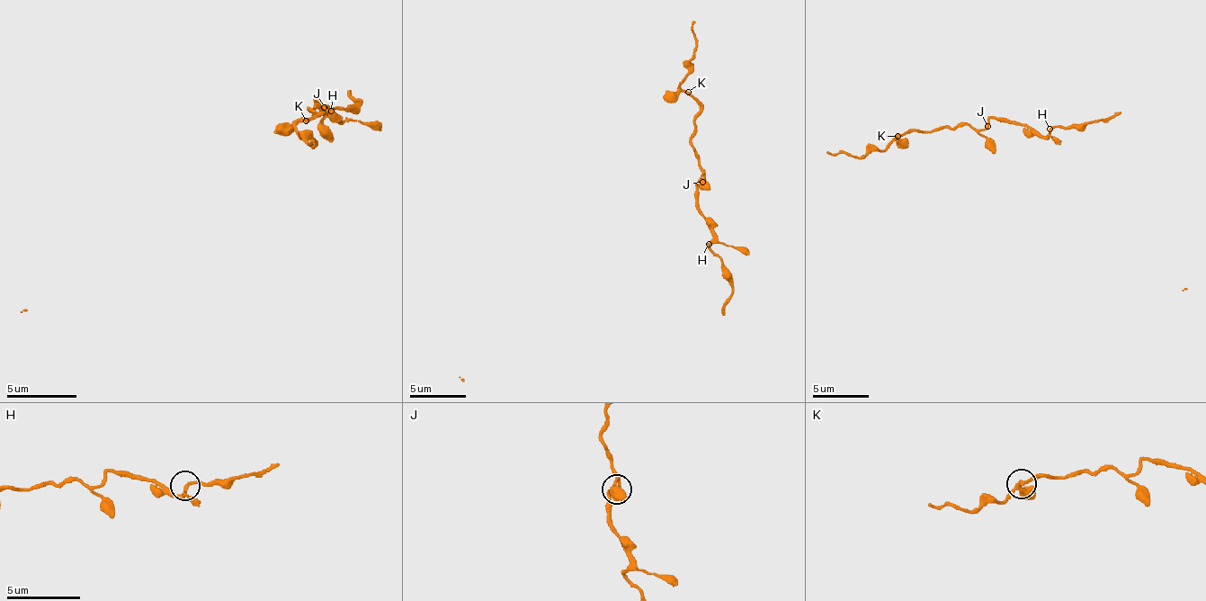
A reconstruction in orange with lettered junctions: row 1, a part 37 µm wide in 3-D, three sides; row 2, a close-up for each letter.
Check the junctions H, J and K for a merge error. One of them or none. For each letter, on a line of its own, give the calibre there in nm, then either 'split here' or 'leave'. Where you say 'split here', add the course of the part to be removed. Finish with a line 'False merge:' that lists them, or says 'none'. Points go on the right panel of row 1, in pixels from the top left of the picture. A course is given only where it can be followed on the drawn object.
H: 220 nm | leave
J: 170 nm | leave
K: 180 nm | leave
False merge: none

